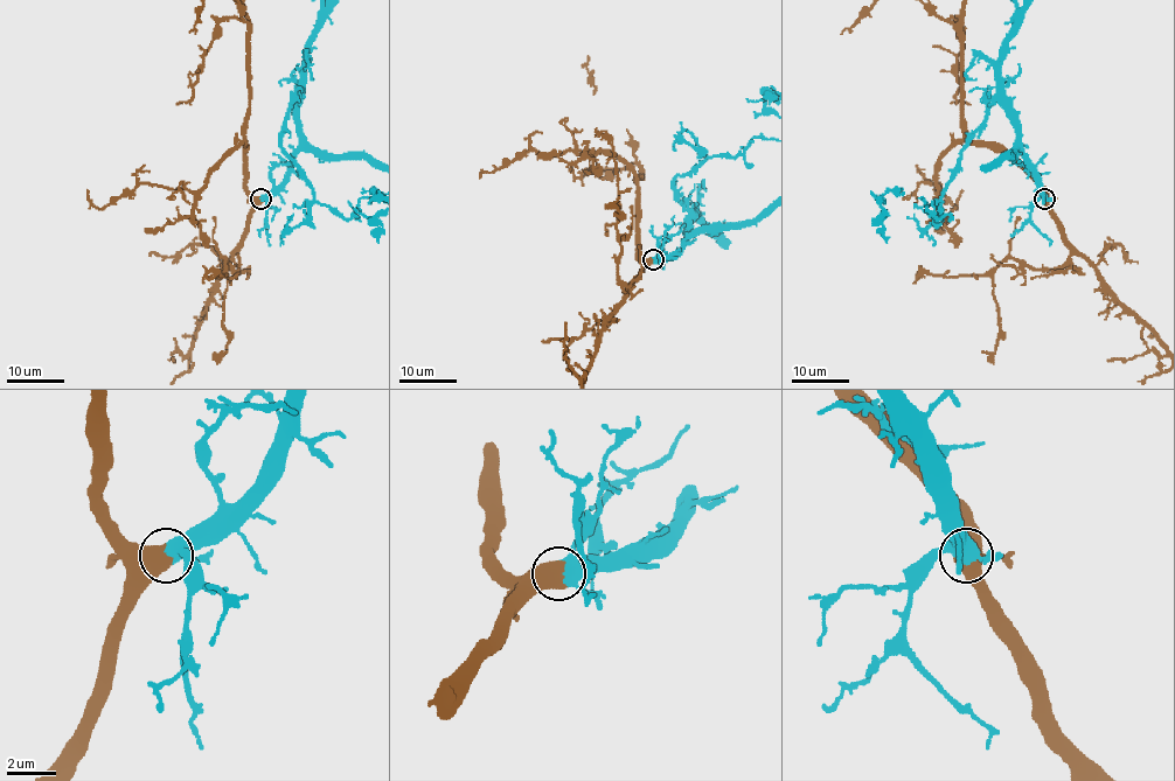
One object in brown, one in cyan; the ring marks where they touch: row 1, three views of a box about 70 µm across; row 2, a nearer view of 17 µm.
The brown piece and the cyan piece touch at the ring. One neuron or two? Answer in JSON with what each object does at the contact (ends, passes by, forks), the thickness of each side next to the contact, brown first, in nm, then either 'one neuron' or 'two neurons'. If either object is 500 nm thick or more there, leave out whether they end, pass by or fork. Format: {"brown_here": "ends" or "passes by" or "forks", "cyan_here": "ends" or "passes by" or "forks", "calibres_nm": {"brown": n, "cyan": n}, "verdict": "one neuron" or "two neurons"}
{"calibres_nm": {"brown": 850, "cyan": 400}, "verdict": "one neuron"}

